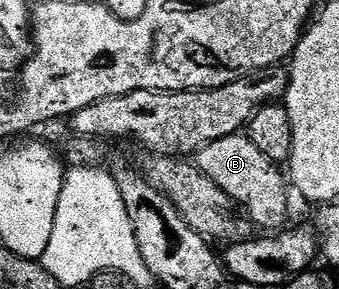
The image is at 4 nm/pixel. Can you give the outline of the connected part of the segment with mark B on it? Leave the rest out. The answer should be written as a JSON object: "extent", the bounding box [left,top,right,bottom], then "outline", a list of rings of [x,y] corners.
{"extent":[197,132,289,231],"outline":[[[242,132],[229,135],[225,139],[217,139],[213,143],[209,143],[205,148],[199,150],[197,154],[197,164],[199,170],[209,179],[213,179],[213,183],[217,183],[217,187],[221,187],[221,191],[225,191],[225,195],[231,198],[232,202],[240,210],[243,209],[249,218],[252,226],[263,228],[263,231],[279,231],[288,224],[287,221],[287,189],[289,193],[289,185],[285,180],[283,173],[276,162],[265,159],[265,155],[261,155],[261,151],[253,143],[249,143],[249,139]]]}

